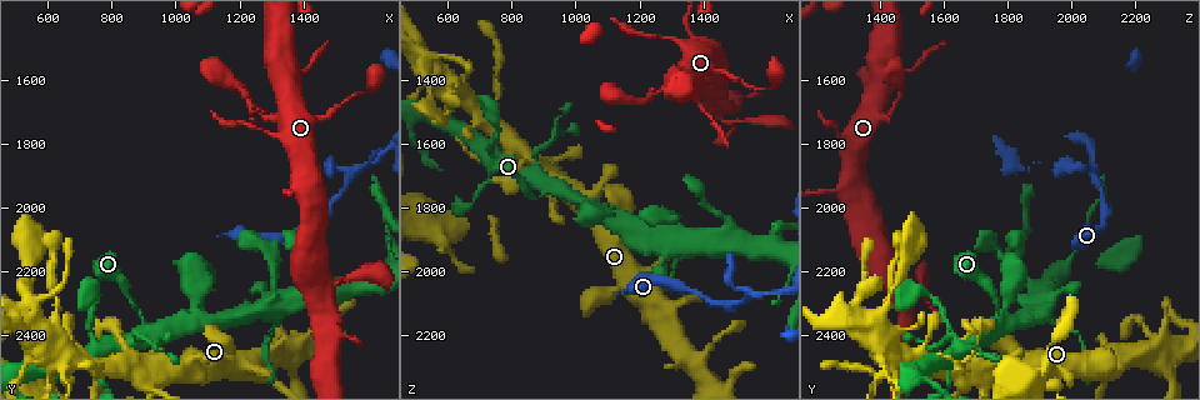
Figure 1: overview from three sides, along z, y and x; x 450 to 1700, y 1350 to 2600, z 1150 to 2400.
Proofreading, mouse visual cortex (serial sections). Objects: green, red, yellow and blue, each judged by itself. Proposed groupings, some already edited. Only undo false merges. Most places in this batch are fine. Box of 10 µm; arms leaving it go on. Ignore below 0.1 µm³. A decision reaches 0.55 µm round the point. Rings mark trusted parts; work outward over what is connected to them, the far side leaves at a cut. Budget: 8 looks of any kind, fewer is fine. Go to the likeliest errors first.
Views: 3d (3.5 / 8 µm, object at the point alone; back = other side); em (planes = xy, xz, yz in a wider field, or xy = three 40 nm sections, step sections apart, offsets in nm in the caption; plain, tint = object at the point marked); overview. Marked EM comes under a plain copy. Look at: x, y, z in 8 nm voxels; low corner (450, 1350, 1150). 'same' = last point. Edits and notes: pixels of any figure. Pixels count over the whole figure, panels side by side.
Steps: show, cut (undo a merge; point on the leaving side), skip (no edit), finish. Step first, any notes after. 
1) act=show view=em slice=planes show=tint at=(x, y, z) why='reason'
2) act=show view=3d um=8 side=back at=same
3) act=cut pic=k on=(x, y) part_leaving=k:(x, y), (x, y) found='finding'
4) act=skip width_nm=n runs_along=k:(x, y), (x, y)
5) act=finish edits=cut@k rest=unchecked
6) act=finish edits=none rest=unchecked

act=show view=3d um=3.5 at=(1550, 1900, 2080) why='sharp bend'

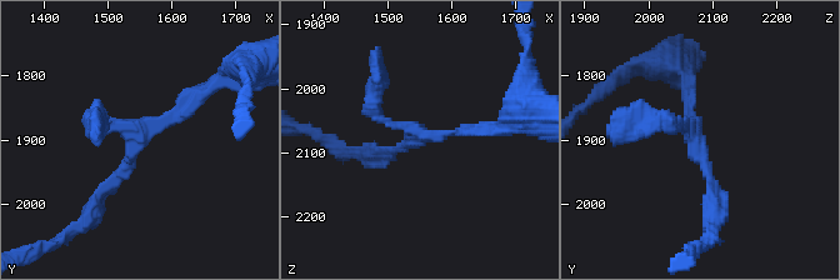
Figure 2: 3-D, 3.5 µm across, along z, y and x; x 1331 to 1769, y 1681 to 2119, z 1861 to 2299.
act=show view=em slice=xy step=5 show=tint at=(1545, 1905, 2070) why='need the tissue'

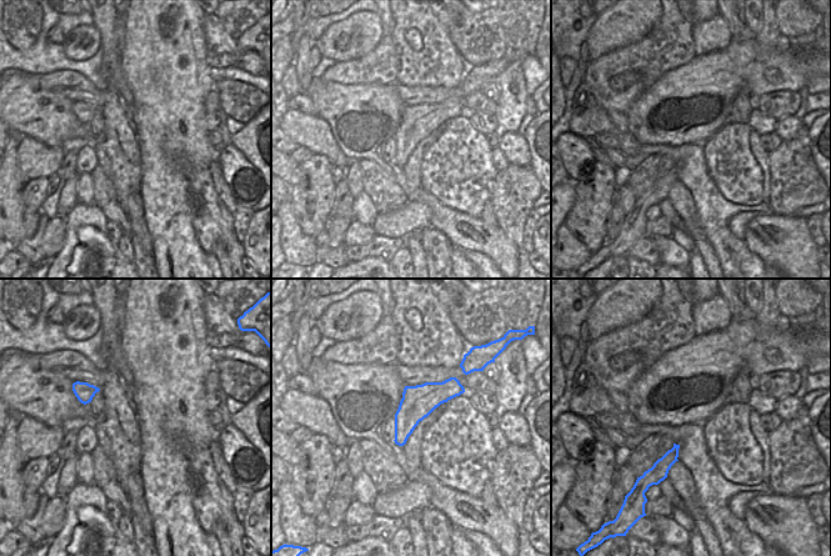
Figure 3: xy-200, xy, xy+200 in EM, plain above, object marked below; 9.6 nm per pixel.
act=skip runs_along=2:(714, 208), (685, 124), (644, 120) found='all the same cell'

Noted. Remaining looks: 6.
act=show view=3d um=8 side=back at=(1390, 1940, 1290) why='arms part here'

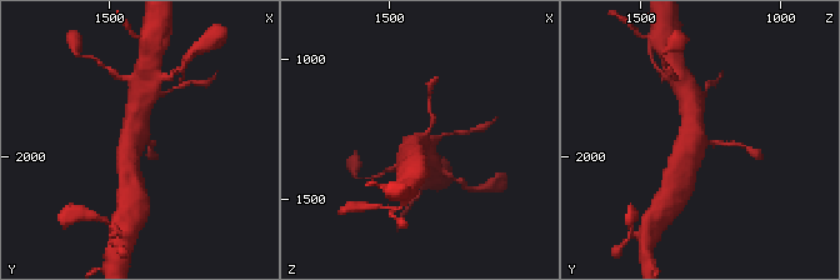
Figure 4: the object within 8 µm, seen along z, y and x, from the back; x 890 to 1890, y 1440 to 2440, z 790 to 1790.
act=show view=3d um=3.5 at=same

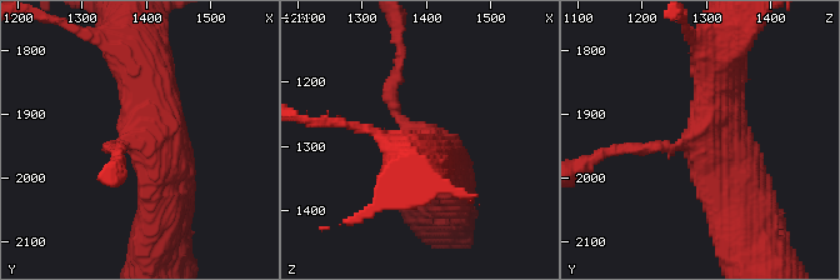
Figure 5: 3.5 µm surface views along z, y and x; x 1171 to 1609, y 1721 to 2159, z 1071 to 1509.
act=skip arms=3 arm_widths_nm=150,600,600 runs_along=5:(135, 48), (165, 151), (165, 205) found='continuous, no second cell'

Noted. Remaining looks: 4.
act=show view=3d um=3.5 at=(1450, 2270, 1520) why='arms part here'

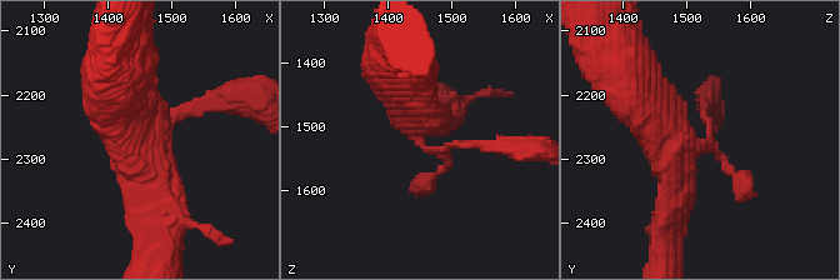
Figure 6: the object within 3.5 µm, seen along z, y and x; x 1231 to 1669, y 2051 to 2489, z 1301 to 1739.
act=show view=em slice=xy step=3 show=tint at=(1445, 2275, 1515) why='now the EM'

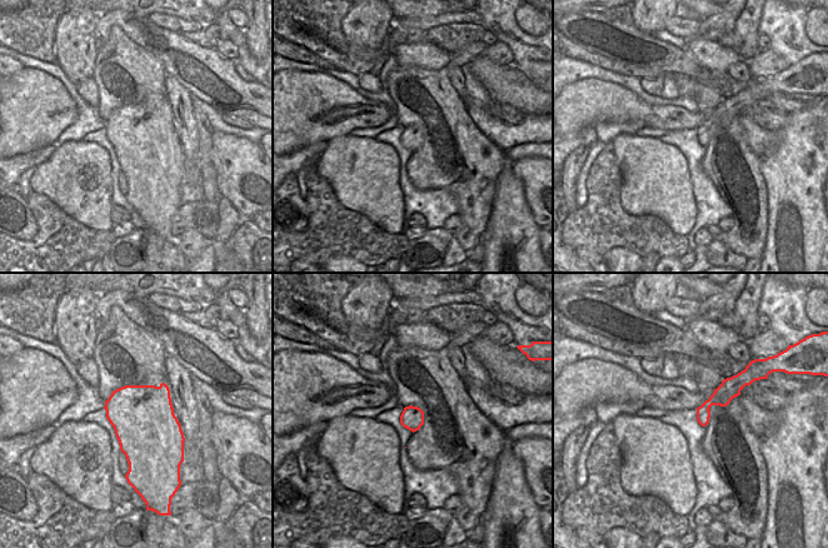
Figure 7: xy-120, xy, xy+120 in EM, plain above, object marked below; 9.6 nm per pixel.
act=skip runs_along=7:(733, 379), (704, 408), (703, 422) found='all the same cell'

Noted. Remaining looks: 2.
act=finish edits=none rest=unchecked

